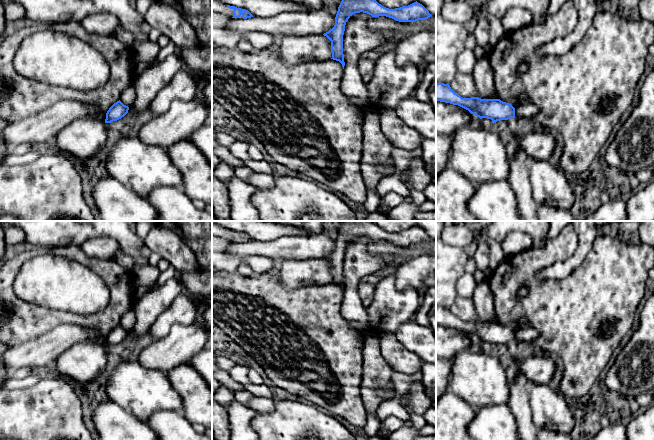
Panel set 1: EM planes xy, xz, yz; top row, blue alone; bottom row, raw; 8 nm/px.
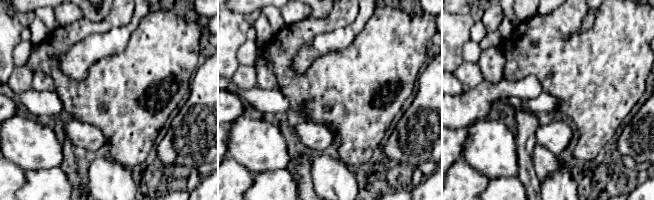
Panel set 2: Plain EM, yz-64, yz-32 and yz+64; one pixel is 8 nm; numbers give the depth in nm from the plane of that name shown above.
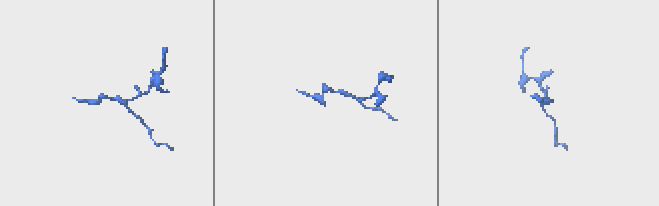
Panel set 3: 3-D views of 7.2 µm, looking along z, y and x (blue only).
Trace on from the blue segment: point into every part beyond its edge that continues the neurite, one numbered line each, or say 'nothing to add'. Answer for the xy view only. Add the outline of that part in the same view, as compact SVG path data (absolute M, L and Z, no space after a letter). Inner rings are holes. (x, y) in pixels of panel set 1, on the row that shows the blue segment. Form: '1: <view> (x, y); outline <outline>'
nothing to add

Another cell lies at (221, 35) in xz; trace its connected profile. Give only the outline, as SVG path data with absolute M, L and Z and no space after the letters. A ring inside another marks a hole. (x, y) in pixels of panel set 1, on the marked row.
M212 11L212 43L227 48L237 48L241 40L247 40L254 51L259 51L279 43L279 39L262 31L239 34L227 28L233 18Z

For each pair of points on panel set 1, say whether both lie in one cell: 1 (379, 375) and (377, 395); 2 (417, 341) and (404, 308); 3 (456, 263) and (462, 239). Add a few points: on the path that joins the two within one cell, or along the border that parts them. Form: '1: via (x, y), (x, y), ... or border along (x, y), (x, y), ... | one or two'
1: via (377, 380), (377, 390) | one
2: border along (413, 318), (404, 321), (394, 333) | two
3: border along (446, 243), (463, 248) | two

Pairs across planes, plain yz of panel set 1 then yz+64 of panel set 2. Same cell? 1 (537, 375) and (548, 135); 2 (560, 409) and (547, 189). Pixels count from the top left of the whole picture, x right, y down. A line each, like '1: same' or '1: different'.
1: same
2: different

